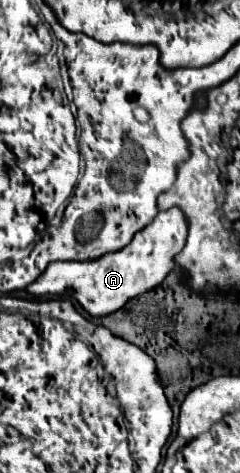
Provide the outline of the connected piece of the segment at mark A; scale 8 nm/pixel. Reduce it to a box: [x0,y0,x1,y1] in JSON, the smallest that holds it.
[27,208,187,316]

